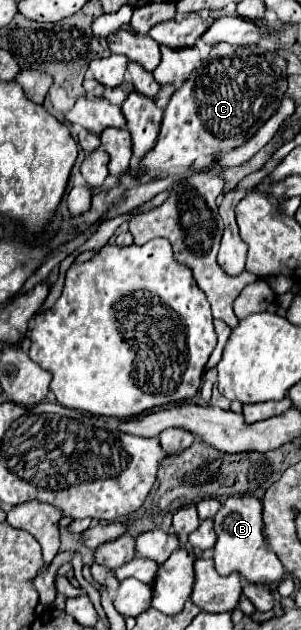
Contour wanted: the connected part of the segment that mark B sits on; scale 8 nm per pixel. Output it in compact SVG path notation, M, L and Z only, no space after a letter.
M229 497L219 513L215 515L215 567L221 575L229 575L233 571L241 571L241 575L251 581L267 581L277 583L283 579L285 569L279 557L267 549L265 535L263 535L263 503L259 497Z

